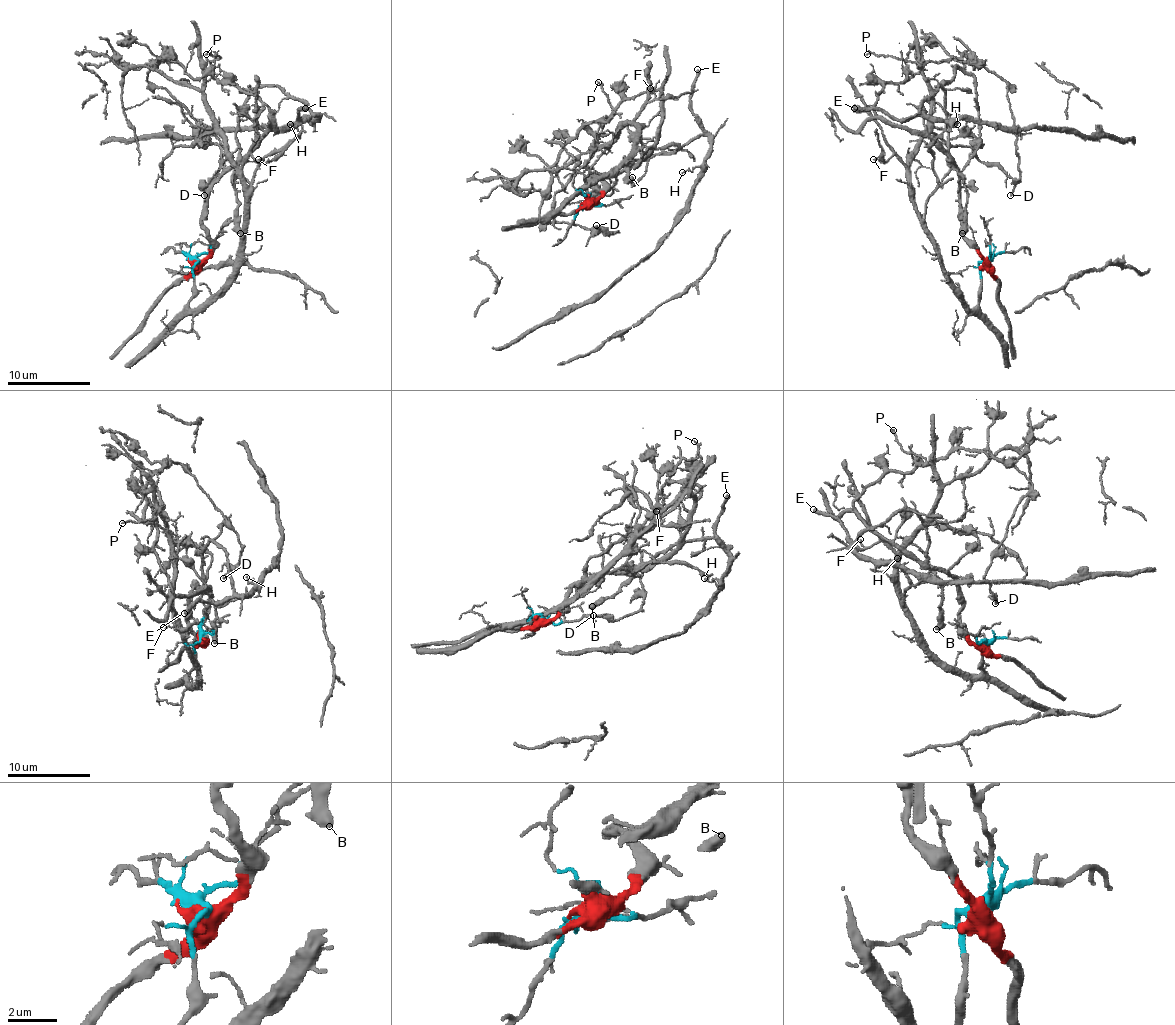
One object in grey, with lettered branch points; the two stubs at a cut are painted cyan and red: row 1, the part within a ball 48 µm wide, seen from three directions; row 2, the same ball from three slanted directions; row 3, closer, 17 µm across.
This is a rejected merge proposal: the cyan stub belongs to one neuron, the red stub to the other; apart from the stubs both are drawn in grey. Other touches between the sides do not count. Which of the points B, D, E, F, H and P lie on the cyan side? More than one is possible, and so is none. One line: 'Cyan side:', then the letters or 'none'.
Cyan side: F, P

